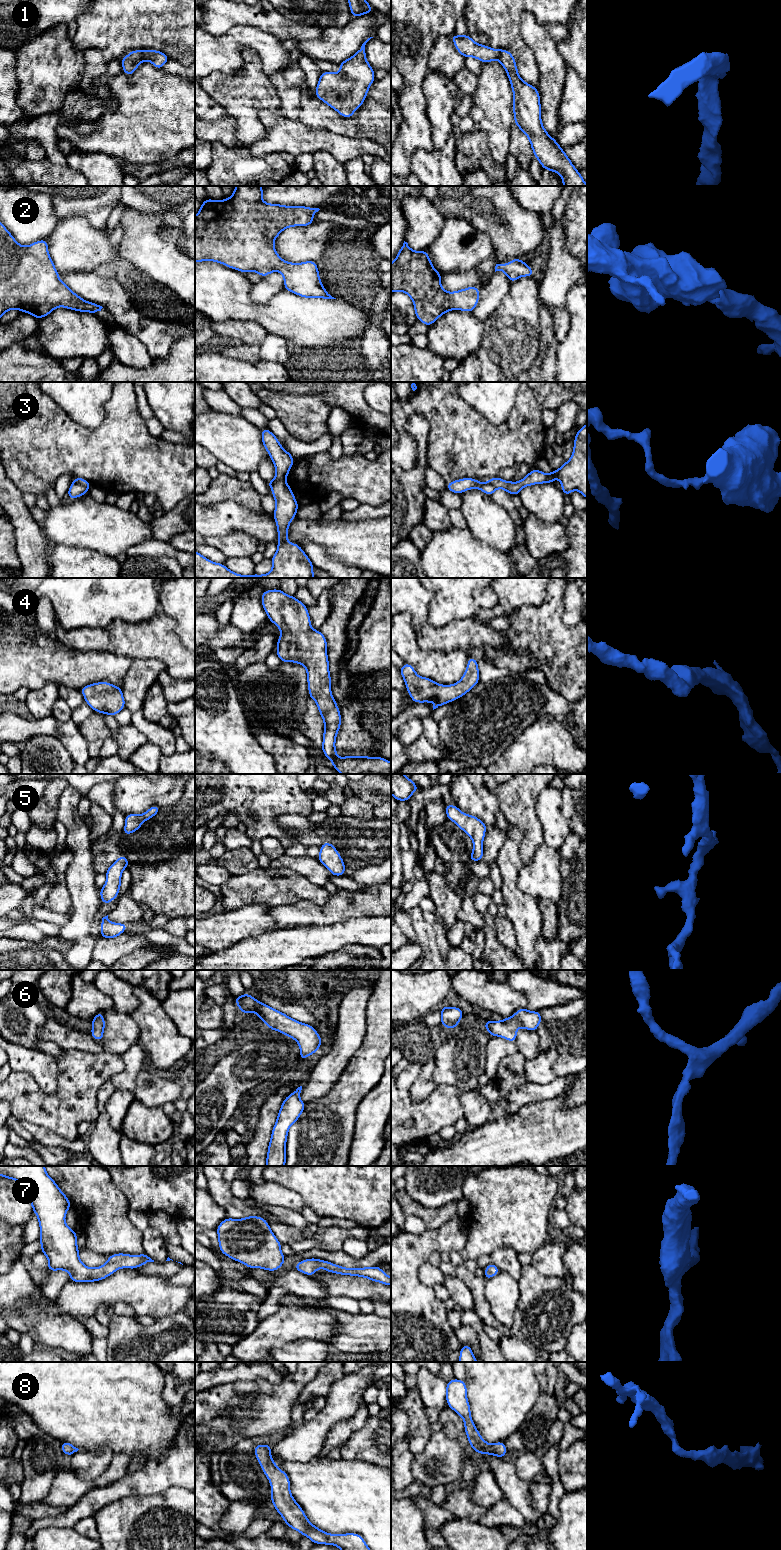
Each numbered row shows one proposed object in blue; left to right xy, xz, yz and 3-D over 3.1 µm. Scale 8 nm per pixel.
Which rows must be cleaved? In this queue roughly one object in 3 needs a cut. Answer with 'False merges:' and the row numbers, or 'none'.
False merges: 3

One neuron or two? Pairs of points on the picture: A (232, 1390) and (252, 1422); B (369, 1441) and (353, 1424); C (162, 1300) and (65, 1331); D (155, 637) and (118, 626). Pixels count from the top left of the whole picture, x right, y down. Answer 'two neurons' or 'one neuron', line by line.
A: two neurons
B: two neurons
C: two neurons
D: one neuron

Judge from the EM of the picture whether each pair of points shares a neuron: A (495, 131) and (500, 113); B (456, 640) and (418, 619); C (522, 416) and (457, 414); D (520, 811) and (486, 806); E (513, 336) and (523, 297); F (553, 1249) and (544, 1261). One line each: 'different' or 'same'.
A: same
B: same
C: same
D: different
E: same
F: same

